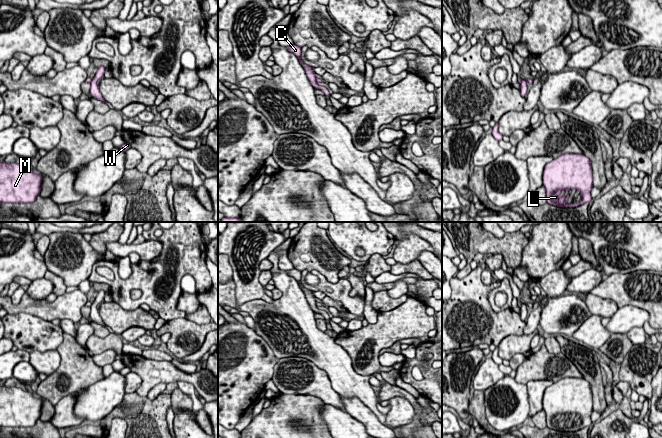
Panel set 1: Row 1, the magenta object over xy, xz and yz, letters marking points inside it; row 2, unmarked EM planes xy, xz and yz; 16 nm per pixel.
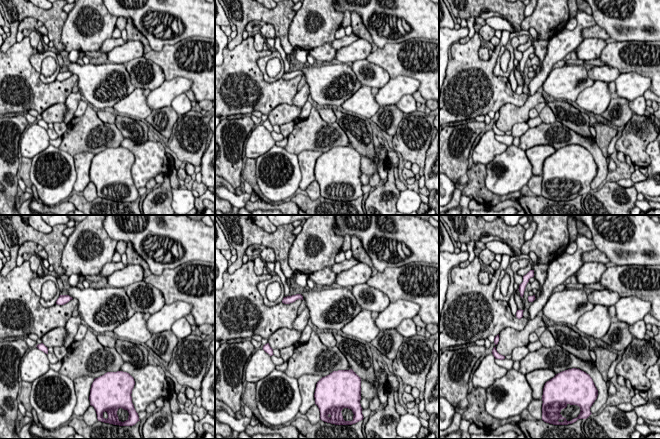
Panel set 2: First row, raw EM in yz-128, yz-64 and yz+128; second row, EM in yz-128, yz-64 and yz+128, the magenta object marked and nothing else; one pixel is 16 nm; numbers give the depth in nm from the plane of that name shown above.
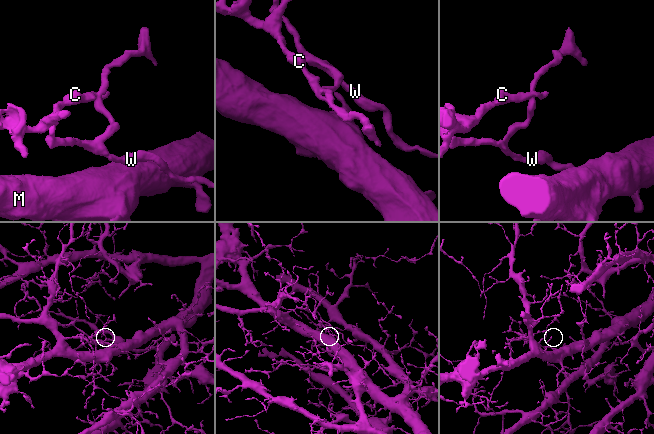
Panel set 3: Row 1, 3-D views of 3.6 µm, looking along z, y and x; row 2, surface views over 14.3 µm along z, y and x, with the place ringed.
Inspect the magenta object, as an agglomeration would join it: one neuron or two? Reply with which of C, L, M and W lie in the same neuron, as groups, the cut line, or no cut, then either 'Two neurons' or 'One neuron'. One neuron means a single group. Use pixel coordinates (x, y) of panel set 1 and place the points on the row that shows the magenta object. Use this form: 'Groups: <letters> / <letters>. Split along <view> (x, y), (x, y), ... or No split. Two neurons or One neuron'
Groups: C L M / W. Split along xz (316, 76), (317, 82). Two neurons

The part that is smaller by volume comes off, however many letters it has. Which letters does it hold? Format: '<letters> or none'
W

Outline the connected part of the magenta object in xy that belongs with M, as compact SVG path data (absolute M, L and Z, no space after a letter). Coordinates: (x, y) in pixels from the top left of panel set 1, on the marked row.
M0 162L0 203L32 203L40 195L42 176L18 163Z

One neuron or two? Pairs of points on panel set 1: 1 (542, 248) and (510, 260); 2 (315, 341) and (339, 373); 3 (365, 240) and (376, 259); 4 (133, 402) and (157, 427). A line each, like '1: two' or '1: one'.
1: two
2: one
3: two
4: one

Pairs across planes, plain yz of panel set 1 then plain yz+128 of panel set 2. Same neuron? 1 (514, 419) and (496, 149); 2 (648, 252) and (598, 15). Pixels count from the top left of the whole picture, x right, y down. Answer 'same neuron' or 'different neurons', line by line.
1: different neurons
2: same neuron

